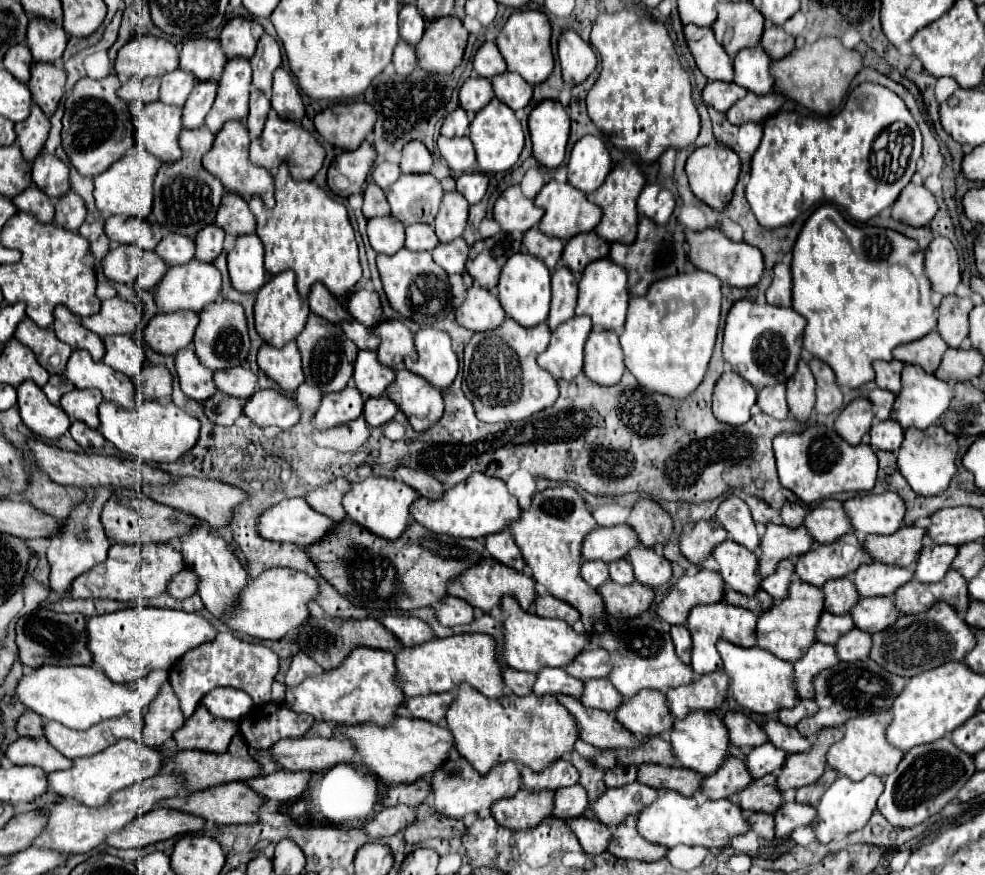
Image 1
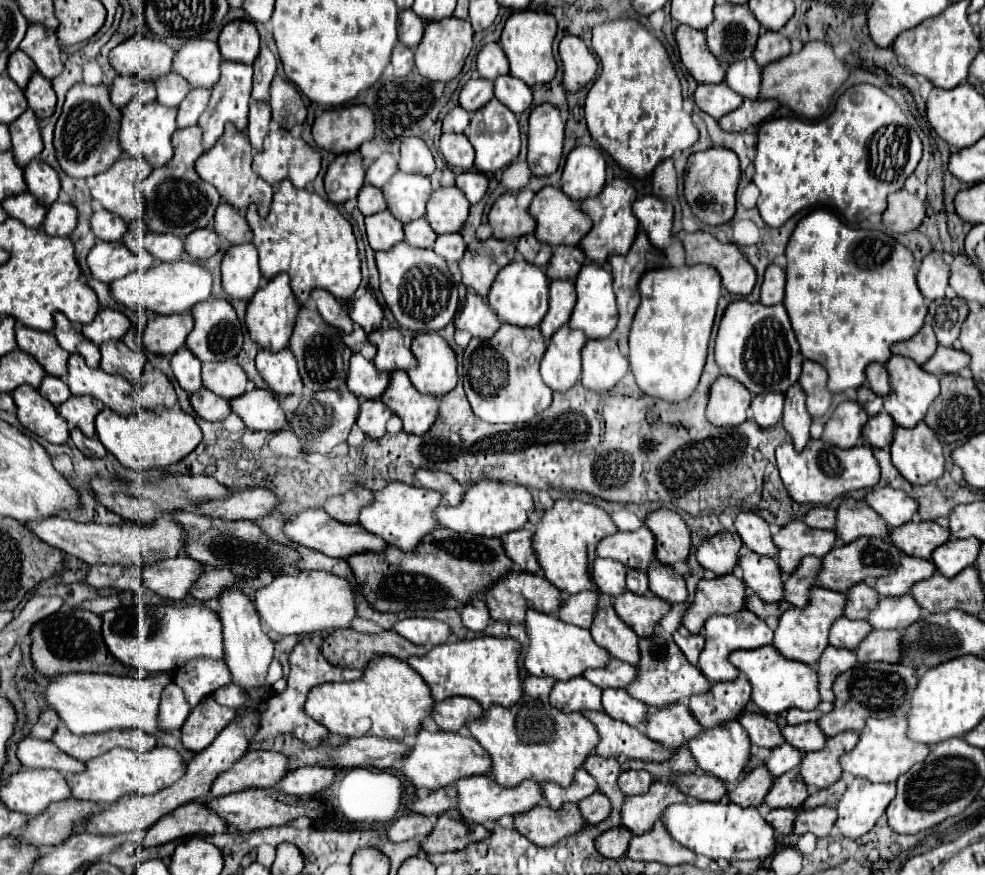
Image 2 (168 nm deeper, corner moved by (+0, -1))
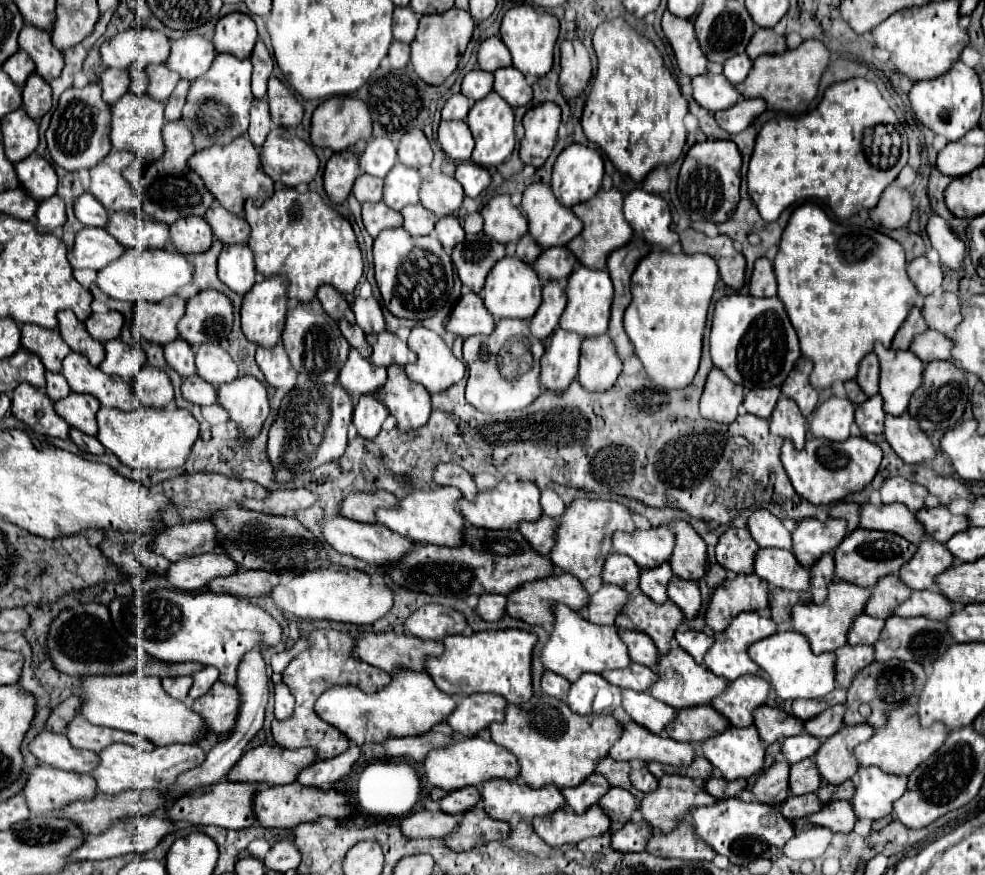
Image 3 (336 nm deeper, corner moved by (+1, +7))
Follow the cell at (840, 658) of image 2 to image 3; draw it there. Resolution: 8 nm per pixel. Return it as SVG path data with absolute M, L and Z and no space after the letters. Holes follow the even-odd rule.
M843 645L835 649L837 663L835 663L835 679L841 687L849 689L849 681L865 667L875 661L873 647L869 645Z

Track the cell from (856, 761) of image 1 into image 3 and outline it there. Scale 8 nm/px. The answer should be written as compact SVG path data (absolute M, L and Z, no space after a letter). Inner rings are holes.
M915 705L897 707L889 711L887 717L889 717L887 725L877 729L869 741L861 743L855 749L855 757L859 765L875 765L885 773L909 775L913 773L913 769L917 769L917 765L921 765L921 761L927 761L945 743L945 737L949 735L949 729L941 723L933 723L931 727L921 727Z

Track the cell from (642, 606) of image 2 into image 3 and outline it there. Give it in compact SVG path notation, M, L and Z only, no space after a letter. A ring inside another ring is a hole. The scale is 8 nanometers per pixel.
M641 591L633 593L633 597L621 609L615 621L615 625L621 629L647 633L655 641L659 653L669 653L671 639L681 623L683 623L683 613L681 609L677 609L673 601L657 605L649 601L649 597L645 597Z

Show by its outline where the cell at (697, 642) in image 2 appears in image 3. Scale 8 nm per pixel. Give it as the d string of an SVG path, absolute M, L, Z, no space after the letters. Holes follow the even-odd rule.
M677 631L675 639L679 643L681 649L685 649L697 663L703 663L703 657L709 649L709 645L713 645L713 637L703 633L703 631Z

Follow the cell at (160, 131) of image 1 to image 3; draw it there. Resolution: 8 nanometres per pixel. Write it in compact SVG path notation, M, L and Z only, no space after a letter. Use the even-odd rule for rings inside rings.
M125 93L119 101L111 105L111 151L129 151L135 153L143 163L157 161L163 151L163 139L161 139L161 129L165 125L163 117L163 103L153 101L149 95L139 97L135 93Z

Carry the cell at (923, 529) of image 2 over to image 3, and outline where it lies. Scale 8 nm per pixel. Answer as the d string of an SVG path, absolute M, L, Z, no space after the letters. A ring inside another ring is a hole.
M923 507L917 513L917 519L925 525L925 531L929 537L947 543L955 533L965 531L969 527L969 521L965 521L965 515L953 515L947 507Z

